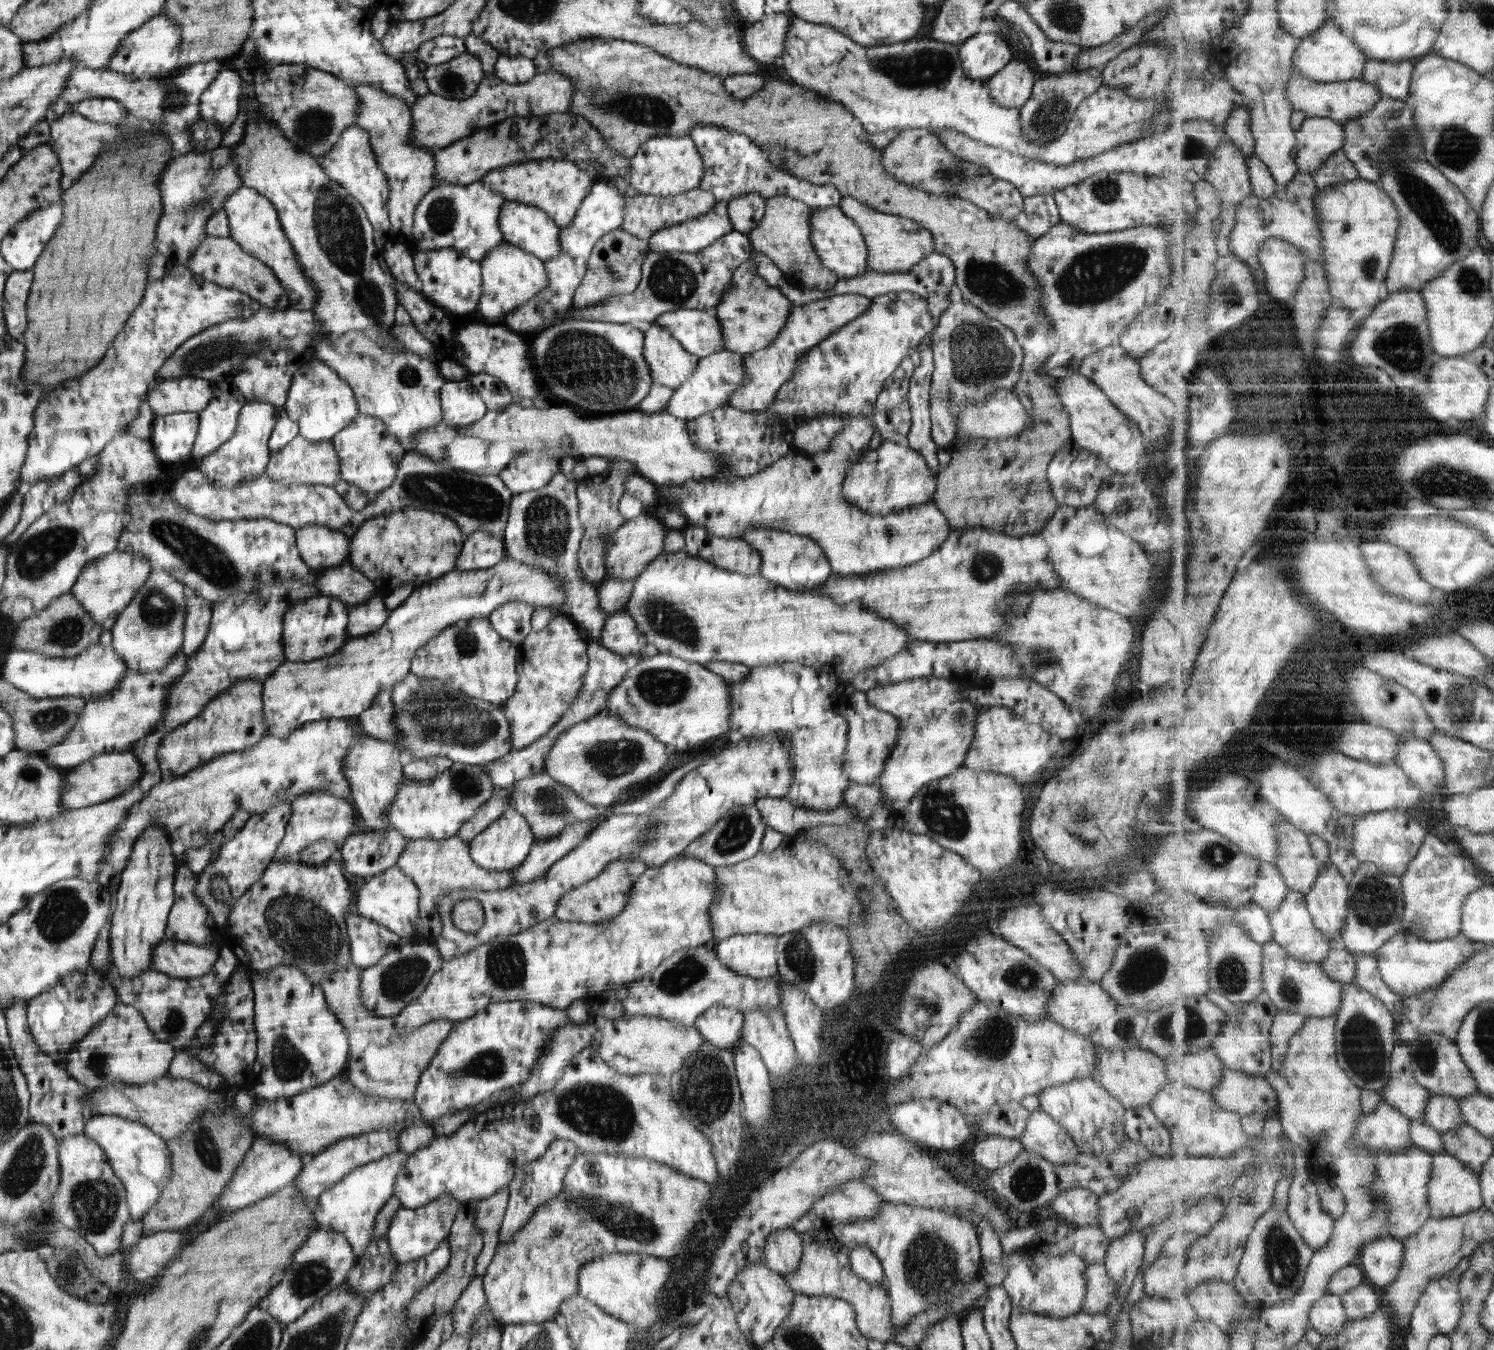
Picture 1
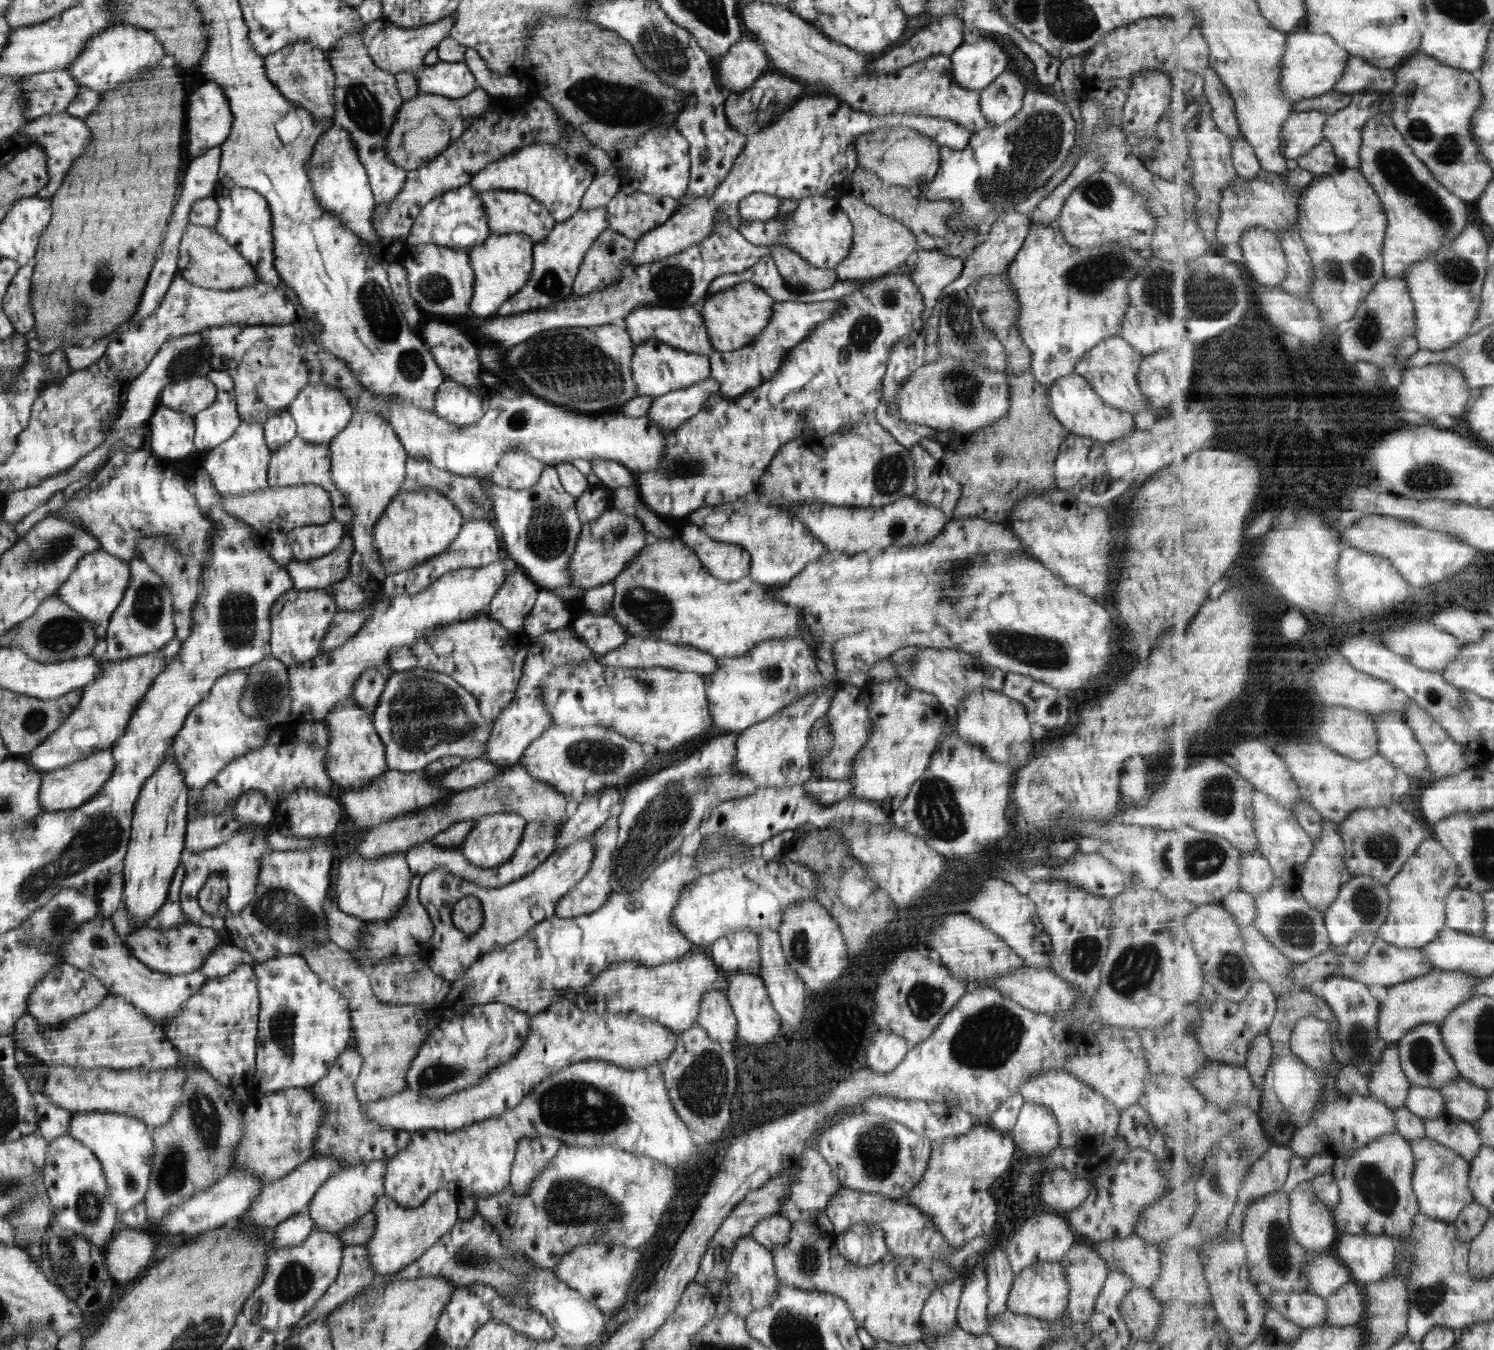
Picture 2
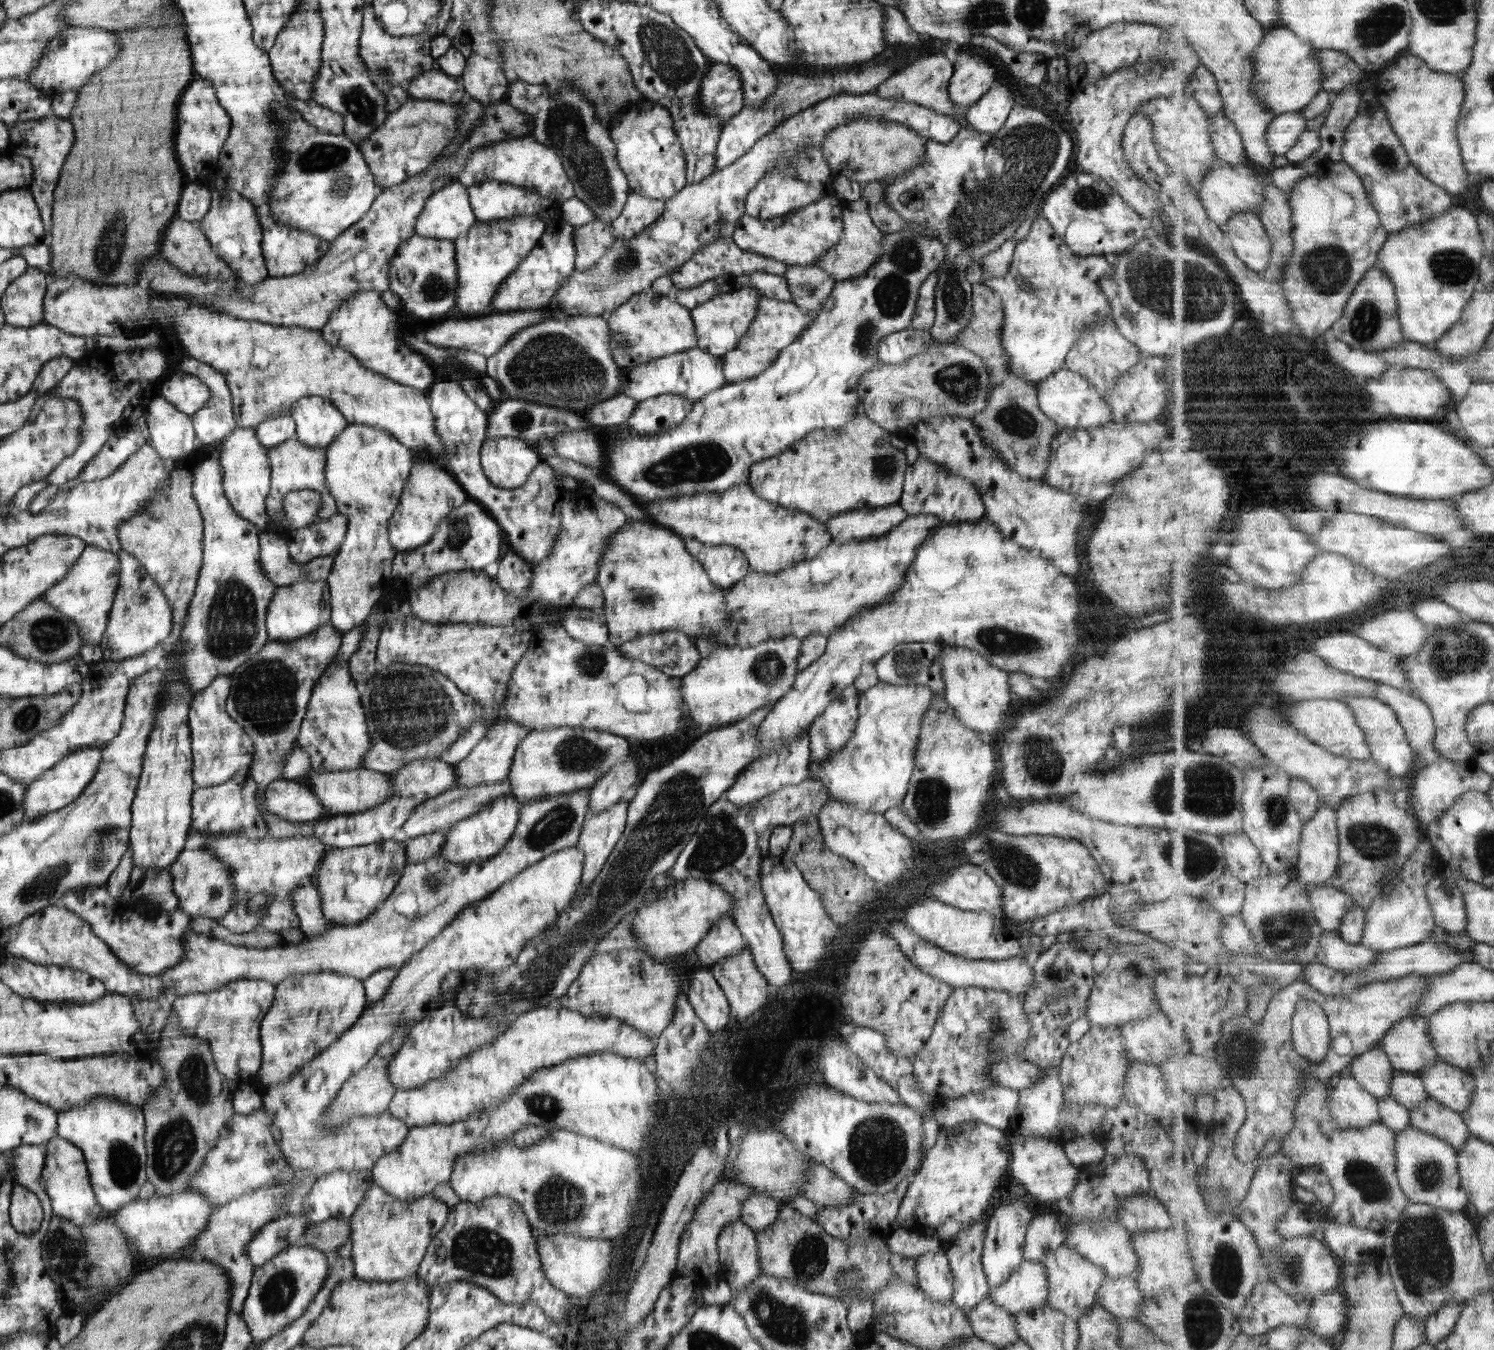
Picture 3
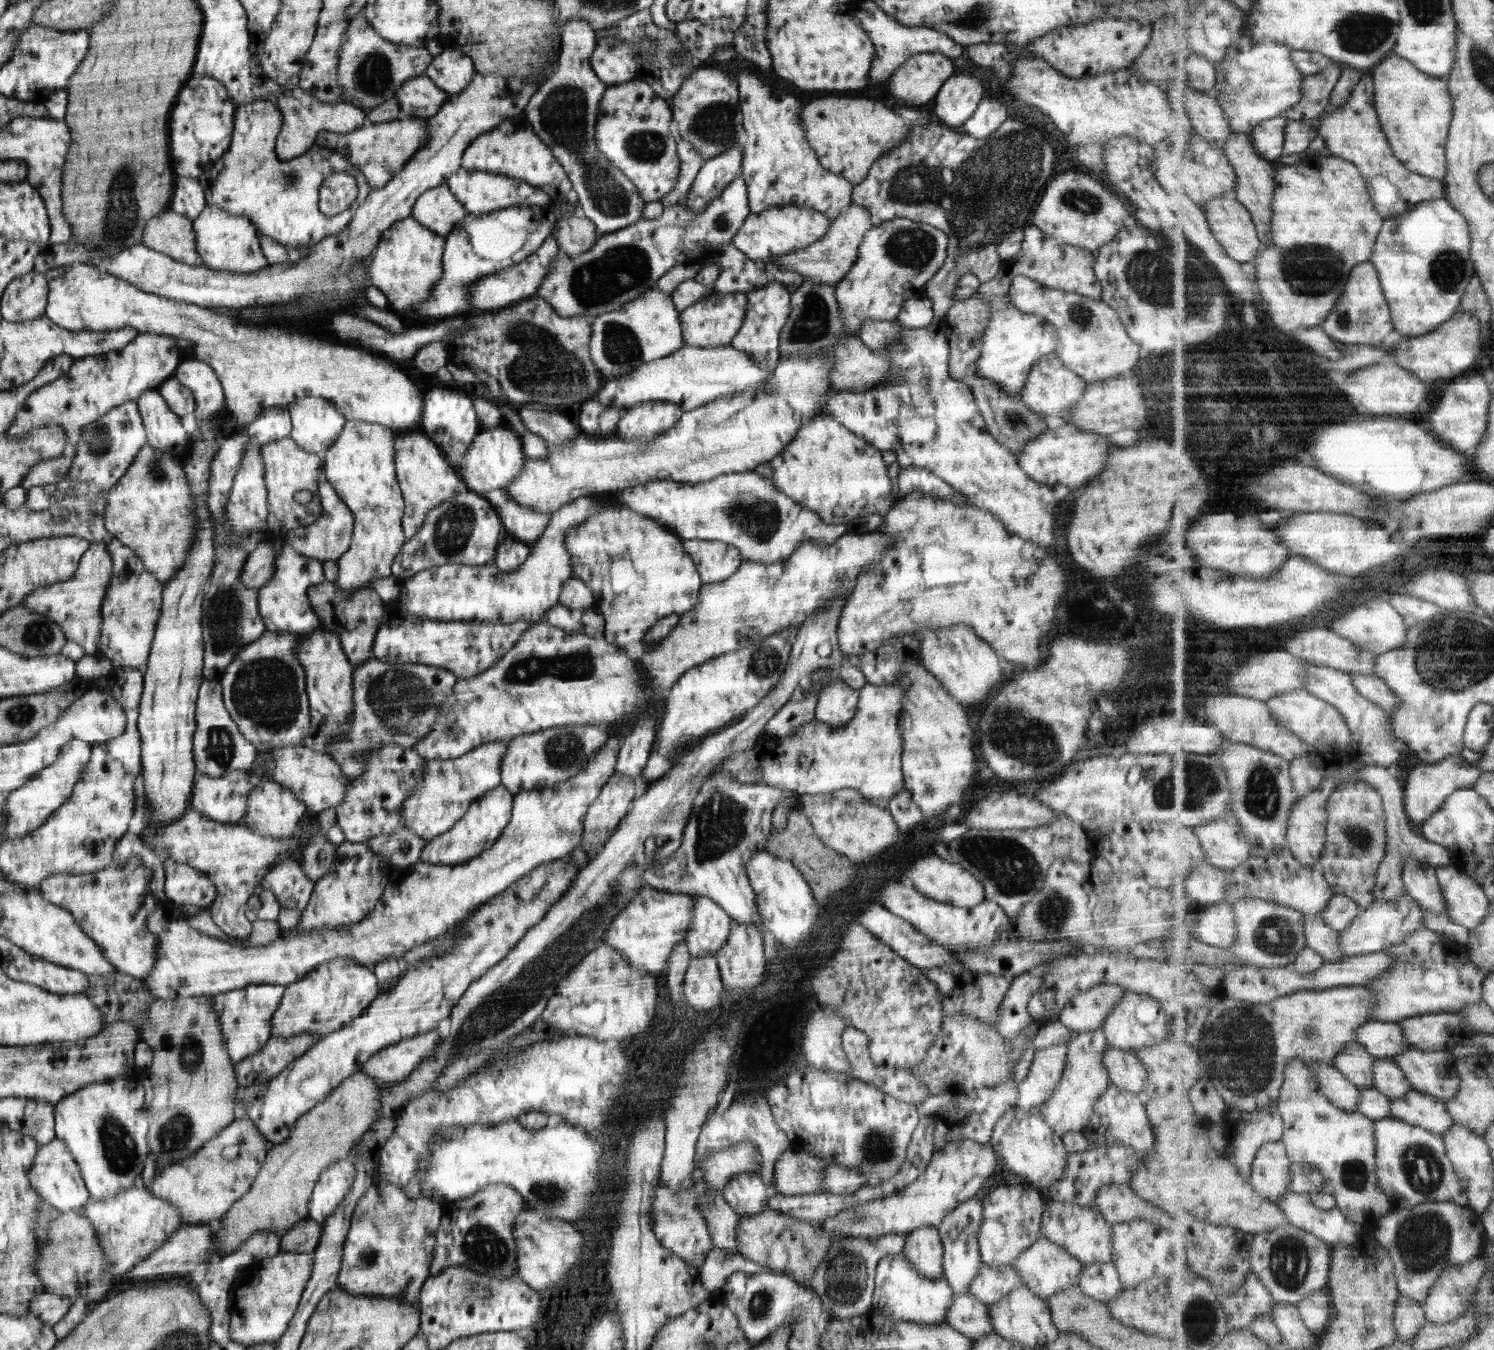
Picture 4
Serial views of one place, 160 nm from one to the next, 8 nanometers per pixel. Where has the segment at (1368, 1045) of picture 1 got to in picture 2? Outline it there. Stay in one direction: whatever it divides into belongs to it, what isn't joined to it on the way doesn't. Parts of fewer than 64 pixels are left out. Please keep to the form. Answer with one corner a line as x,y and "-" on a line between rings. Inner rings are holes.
1333,975
1325,981
1312,985
1312,992
1323,997
1333,1008
1338,1020
1338,1033
1335,1033
1334,1051
1344,1064
1354,1064
1365,1076
1369,1077
1384,1059
1384,1052
1392,1046
1379,1034
1382,1018
1382,1002
1373,996
1371,988
1359,980
1344,975

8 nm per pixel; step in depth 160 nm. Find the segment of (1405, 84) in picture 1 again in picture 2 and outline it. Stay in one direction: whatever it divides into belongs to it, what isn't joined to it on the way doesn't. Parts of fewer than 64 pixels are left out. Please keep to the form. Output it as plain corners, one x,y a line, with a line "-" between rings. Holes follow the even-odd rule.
1352,54
1341,82
1335,90
1352,94
1355,91
1370,90
1389,92
1398,83
1398,68
1383,68
1371,64
1367,59

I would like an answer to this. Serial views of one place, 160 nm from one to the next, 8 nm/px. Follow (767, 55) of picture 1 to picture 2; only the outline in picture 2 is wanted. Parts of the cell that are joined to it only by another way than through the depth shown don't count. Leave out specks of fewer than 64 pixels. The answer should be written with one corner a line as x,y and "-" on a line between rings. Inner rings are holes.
740,36
717,65
713,66
715,84
722,92
741,92
770,66
763,45
753,36

